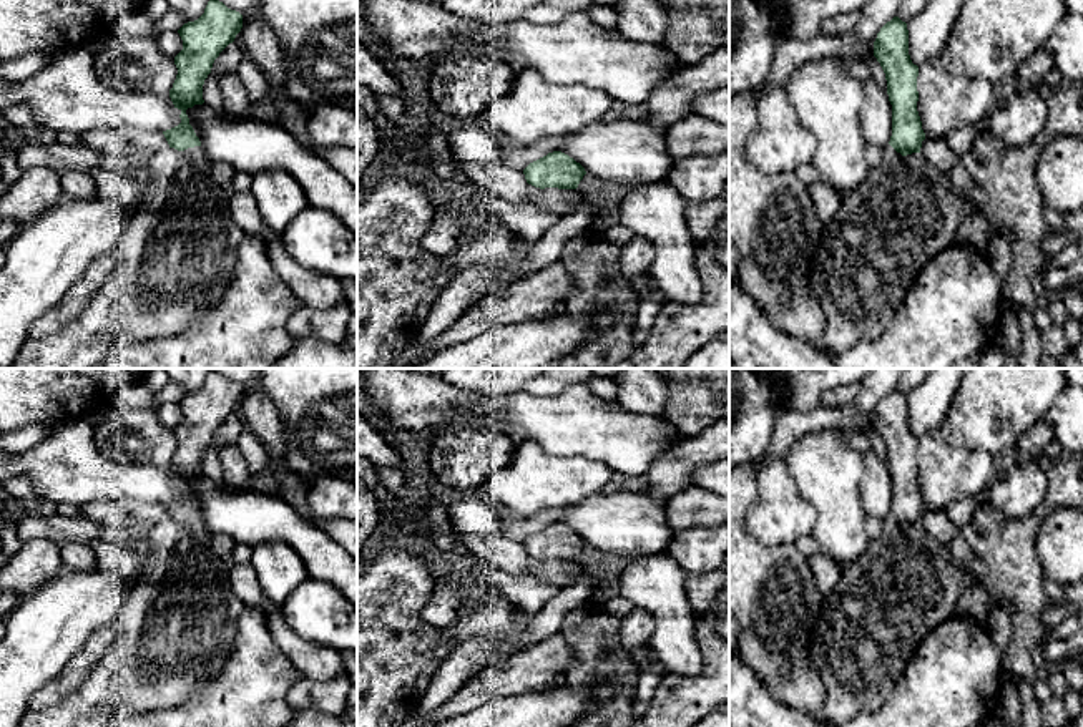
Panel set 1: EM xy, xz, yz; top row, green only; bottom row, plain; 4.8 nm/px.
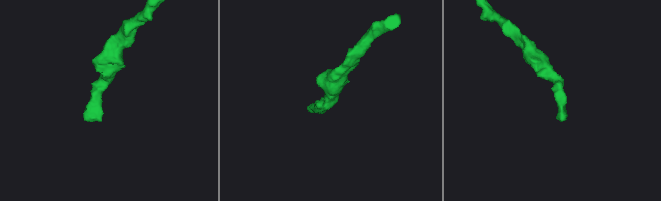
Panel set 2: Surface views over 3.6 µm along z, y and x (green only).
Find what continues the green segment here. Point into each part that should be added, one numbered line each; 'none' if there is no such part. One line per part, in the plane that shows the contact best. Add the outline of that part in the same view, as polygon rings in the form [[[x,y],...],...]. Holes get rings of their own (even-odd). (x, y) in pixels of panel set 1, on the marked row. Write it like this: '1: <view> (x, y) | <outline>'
1: xy (176, 256) | [[[201,146],[178,151],[164,148],[148,161],[151,184],[118,241],[118,264],[86,305],[81,319],[42,339],[27,339],[10,368],[98,368],[118,335],[151,340],[176,335],[193,327],[223,300],[244,239],[229,212],[229,199],[211,176],[211,161]]]

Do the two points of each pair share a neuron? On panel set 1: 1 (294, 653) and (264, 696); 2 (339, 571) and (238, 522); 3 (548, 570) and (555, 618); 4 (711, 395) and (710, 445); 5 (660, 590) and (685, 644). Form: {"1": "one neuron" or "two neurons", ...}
{"1": "two neurons", "2": "one neuron", "3": "two neurons", "4": "two neurons", "5": "one neuron"}

